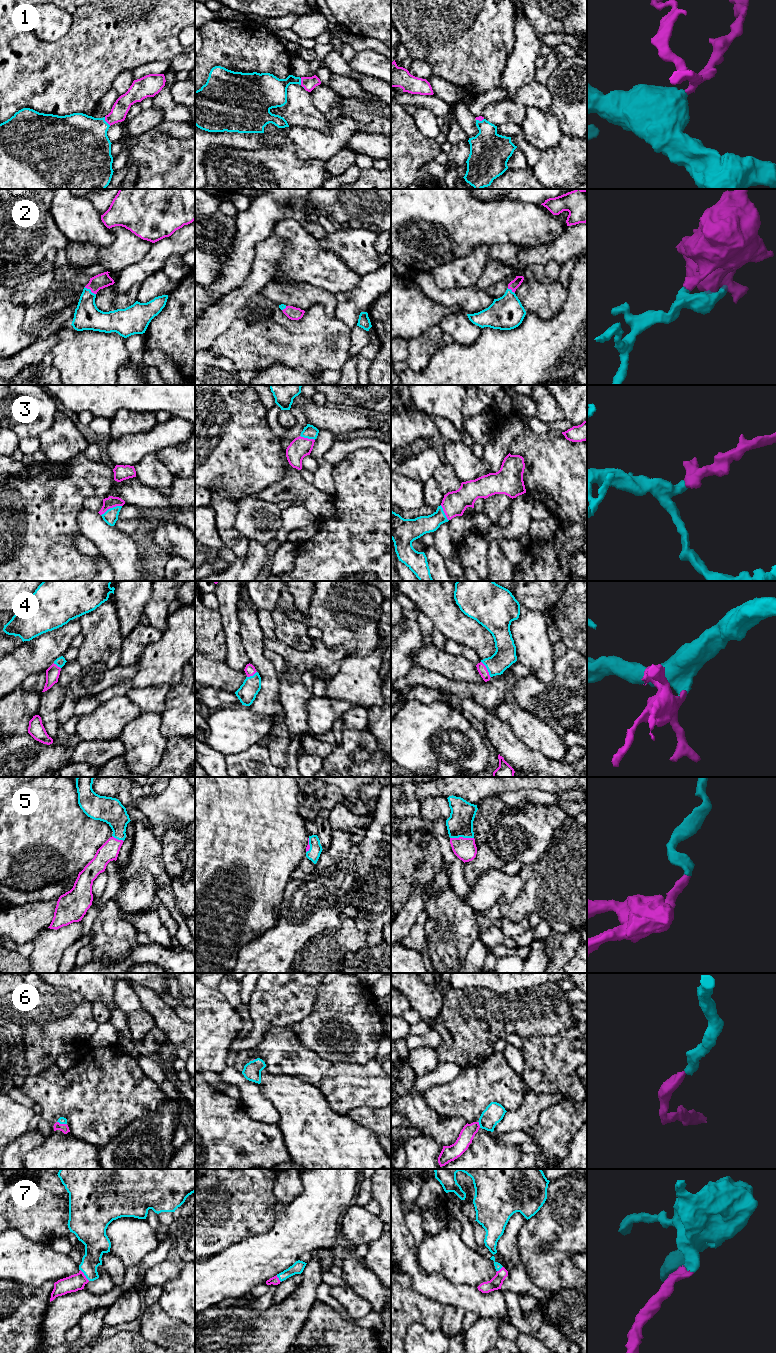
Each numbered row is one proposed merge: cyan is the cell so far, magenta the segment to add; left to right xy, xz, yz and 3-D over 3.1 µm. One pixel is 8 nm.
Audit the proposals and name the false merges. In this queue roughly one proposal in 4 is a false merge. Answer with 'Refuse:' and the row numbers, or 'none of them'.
Refuse: none of them

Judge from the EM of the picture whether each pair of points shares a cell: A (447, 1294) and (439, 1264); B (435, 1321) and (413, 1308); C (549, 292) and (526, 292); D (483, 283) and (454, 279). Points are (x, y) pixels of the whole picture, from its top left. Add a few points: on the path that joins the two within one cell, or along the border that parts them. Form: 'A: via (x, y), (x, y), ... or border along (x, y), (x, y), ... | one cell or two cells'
A: border along (420, 1266), (463, 1285) | two cells
B: via (430, 1316), (424, 1310), (418, 1308) | one cell
C: via (543, 292), (532, 292) | one cell
D: border along (488, 261), (482, 276), (475, 285) | two cells

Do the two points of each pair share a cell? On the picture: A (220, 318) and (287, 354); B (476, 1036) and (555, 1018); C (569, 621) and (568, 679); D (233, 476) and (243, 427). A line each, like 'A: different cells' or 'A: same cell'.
A: different cells
B: same cell
C: different cells
D: same cell

